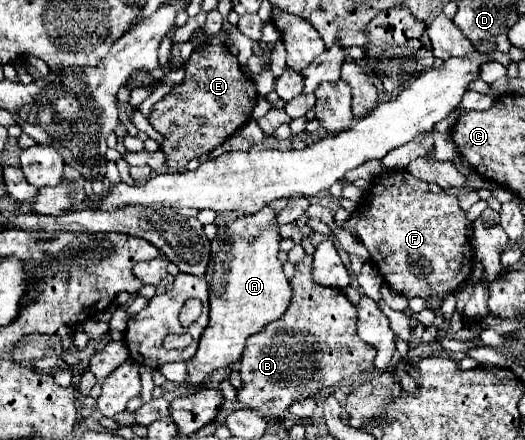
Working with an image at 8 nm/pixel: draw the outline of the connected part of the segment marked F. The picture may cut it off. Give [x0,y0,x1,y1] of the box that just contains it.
[345,170,469,310]

